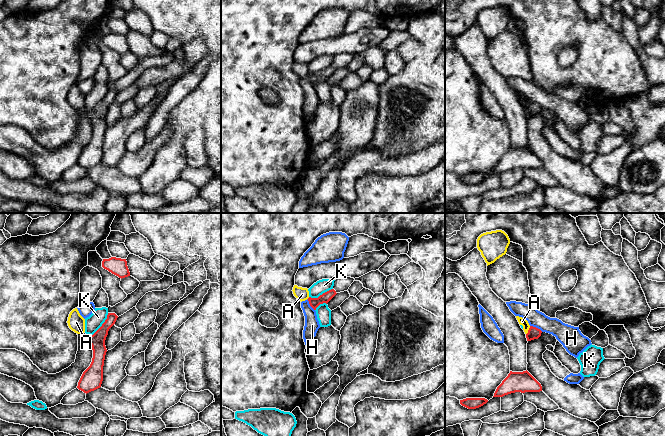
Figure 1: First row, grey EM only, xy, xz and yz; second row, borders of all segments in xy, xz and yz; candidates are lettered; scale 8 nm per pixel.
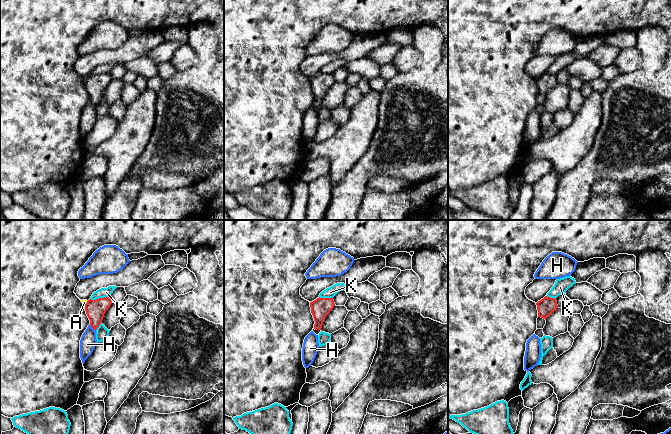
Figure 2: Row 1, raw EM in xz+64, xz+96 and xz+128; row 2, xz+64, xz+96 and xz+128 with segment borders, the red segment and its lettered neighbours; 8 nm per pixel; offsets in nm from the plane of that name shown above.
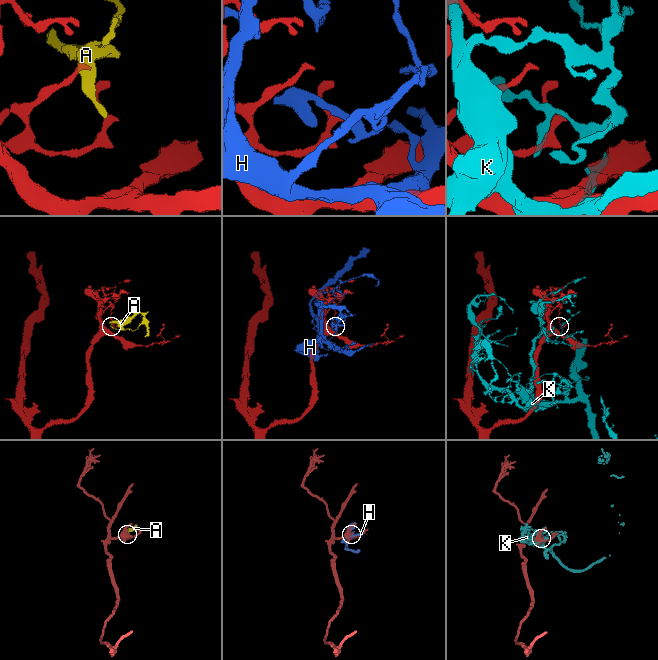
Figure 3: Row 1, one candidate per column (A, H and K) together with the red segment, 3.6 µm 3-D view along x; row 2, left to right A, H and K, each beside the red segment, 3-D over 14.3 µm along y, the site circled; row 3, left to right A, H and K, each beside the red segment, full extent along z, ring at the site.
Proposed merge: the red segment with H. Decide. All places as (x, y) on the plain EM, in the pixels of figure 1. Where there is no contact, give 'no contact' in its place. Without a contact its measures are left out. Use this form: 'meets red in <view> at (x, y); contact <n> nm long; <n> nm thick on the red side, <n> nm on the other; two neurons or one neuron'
meets red in yz at (536, 104); contact 120 nm long; 100 nm thick on the red side, 160 nm on the other; two neurons

